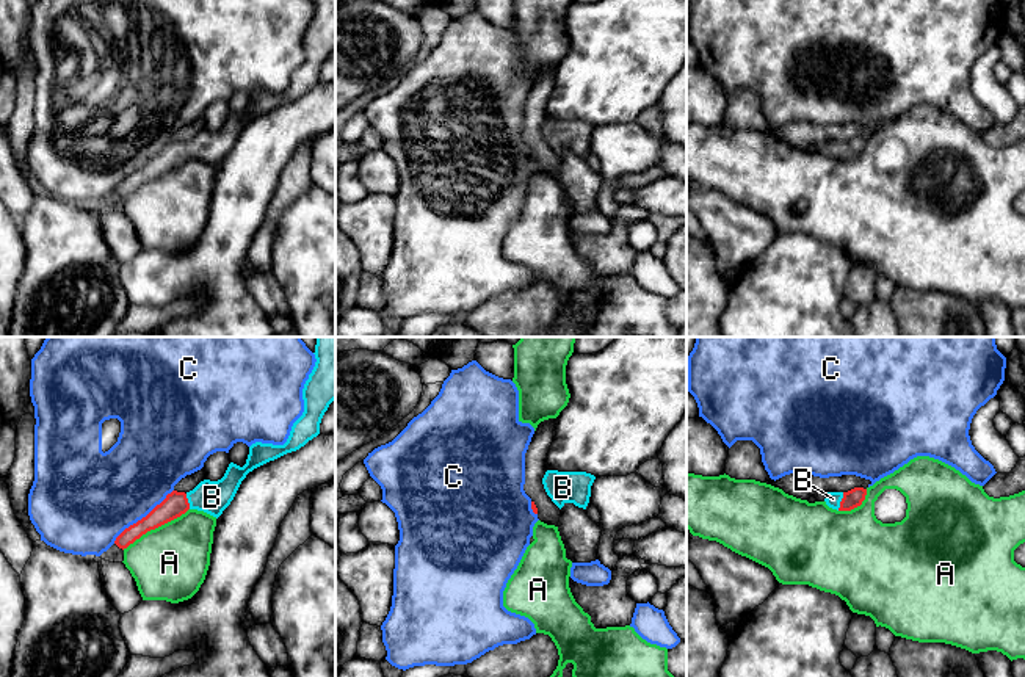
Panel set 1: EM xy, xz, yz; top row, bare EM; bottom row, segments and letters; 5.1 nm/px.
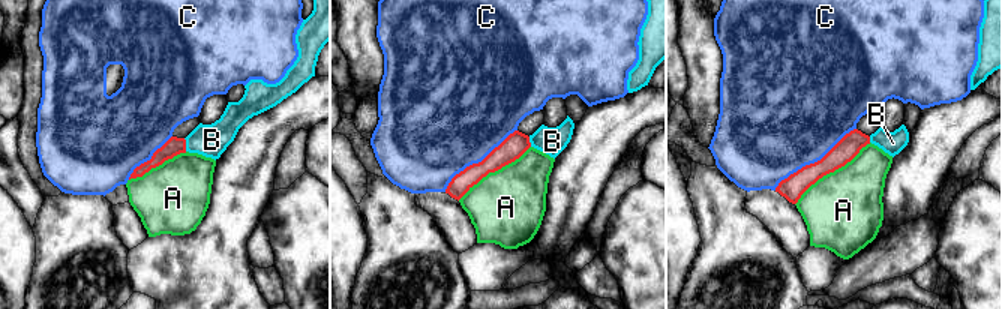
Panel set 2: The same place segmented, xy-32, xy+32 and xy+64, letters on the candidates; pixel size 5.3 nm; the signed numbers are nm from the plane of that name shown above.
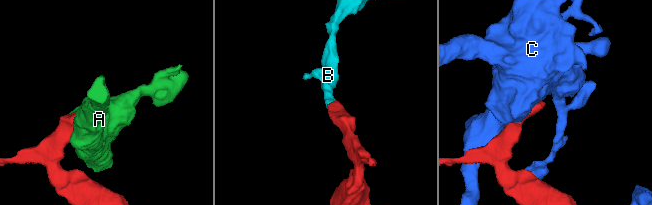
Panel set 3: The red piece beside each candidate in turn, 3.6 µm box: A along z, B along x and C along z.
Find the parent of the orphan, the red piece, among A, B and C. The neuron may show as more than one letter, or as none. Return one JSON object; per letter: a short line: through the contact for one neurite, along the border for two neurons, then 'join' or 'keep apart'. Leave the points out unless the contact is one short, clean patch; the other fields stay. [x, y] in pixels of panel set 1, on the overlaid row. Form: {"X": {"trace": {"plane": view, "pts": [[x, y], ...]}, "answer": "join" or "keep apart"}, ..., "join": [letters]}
{"A": {"answer": "keep apart"}, "B": {"trace": {"plane": "yz", "pts": [[854, 497], [840, 502], [833, 499]]}, "answer": "join"}, "C": {"answer": "keep apart"}, "join": ["B"]}

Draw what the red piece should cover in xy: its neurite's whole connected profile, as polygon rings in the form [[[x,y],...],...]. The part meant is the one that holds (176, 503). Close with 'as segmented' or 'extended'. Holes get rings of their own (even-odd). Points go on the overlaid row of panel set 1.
[[[317,337],[313,354],[317,362],[302,389],[304,412],[293,423],[284,445],[252,443],[243,467],[230,462],[224,476],[218,481],[204,480],[187,494],[172,491],[146,517],[125,528],[114,544],[124,550],[147,531],[180,517],[188,509],[204,511],[218,519],[230,505],[249,472],[299,450],[317,437],[321,418],[335,400],[335,337]]] | extended

